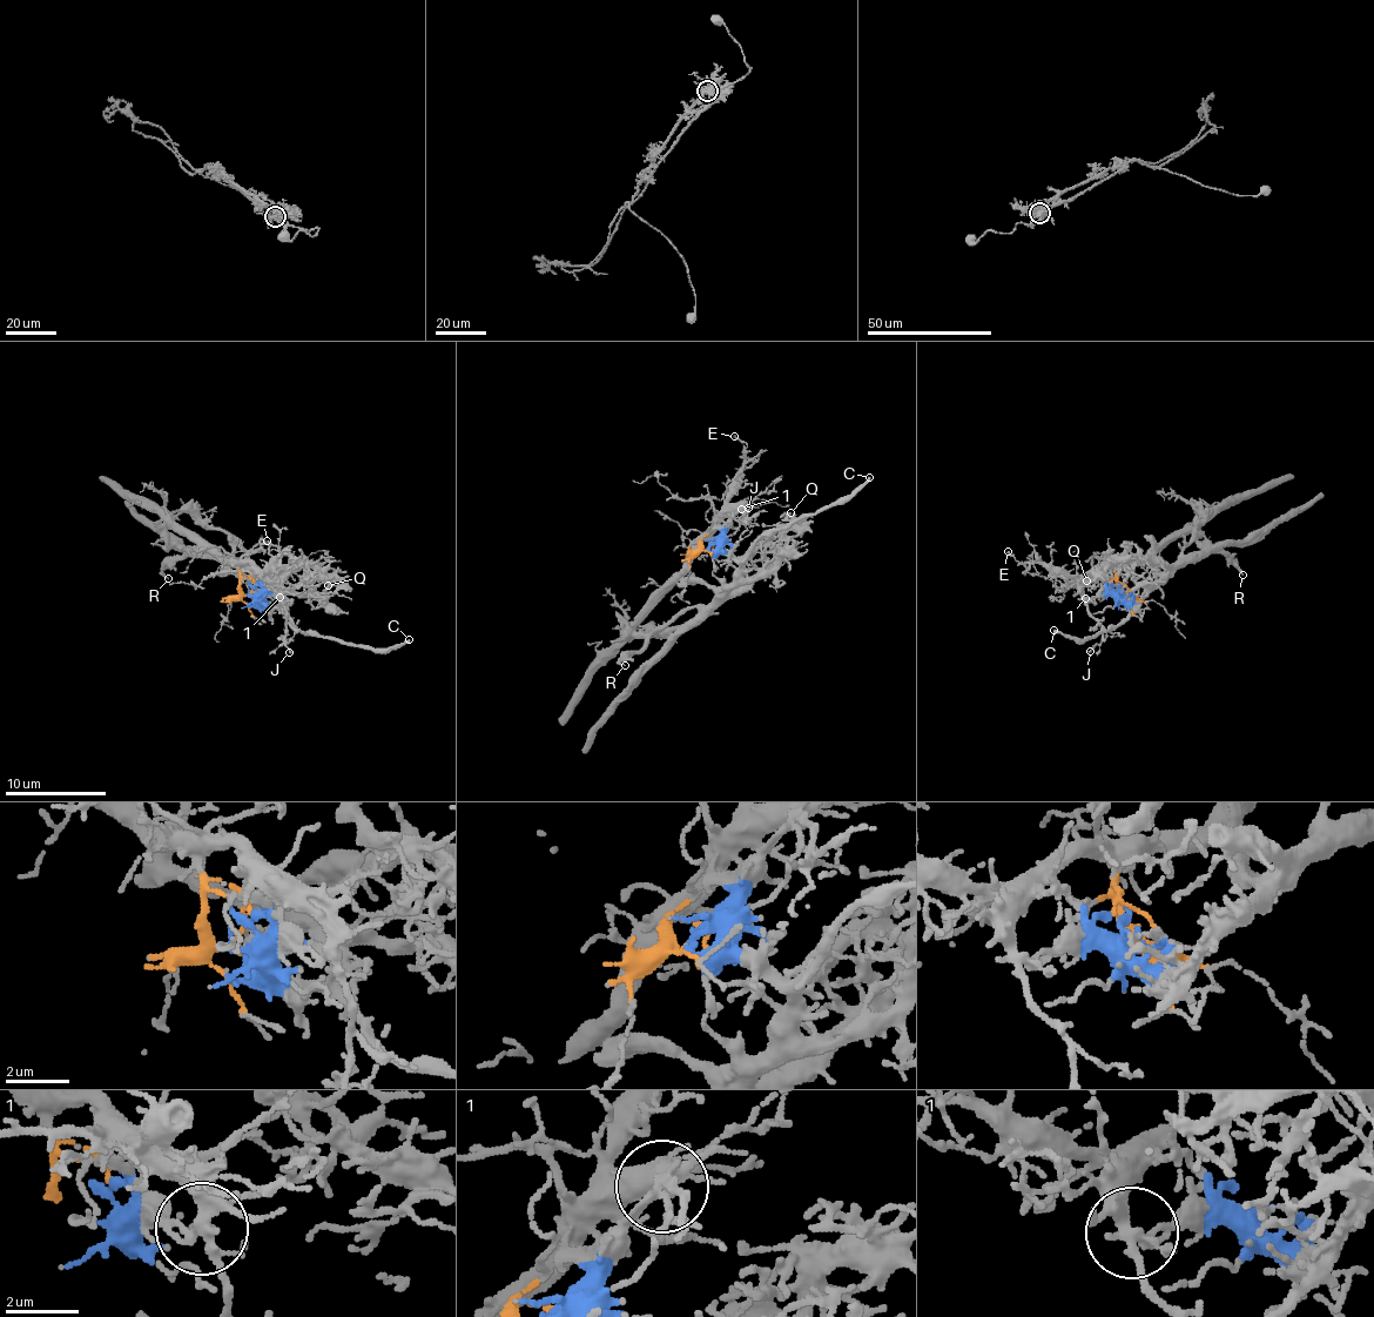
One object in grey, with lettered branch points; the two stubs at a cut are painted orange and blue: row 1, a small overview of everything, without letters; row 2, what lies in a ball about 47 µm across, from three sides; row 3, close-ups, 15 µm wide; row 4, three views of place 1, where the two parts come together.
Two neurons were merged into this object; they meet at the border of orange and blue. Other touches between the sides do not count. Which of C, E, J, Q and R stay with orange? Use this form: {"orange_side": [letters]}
{"orange_side": ["E", "J"]}

